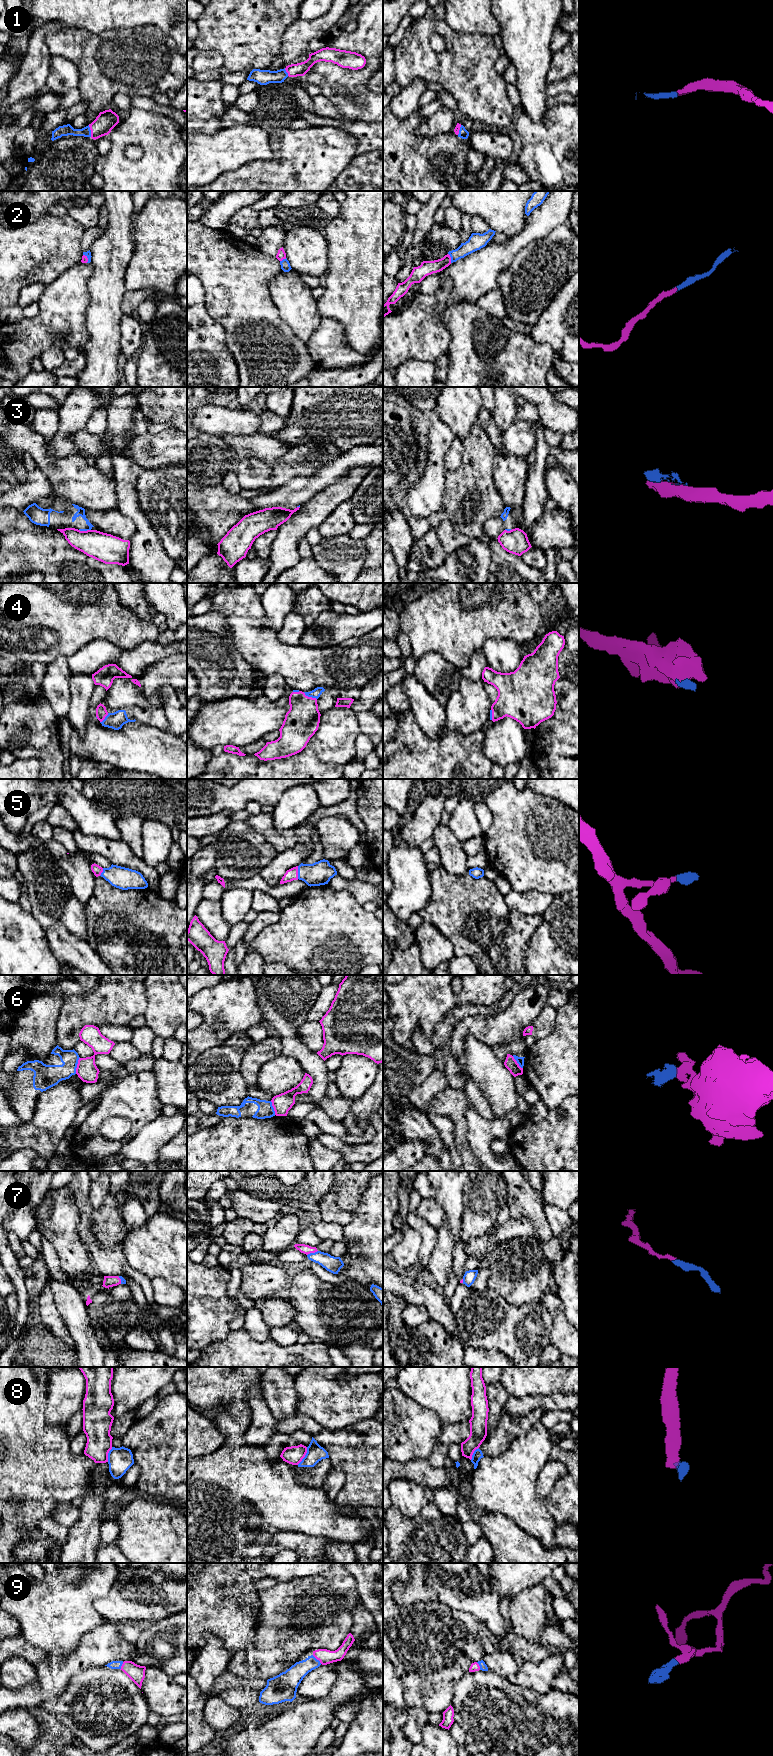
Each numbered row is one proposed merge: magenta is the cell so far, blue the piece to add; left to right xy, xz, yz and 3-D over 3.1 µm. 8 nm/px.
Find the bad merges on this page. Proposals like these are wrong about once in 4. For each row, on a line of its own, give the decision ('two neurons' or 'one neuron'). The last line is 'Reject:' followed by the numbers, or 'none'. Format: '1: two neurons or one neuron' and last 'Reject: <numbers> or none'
1: one neuron
2: one neuron
3: two neurons
4: one neuron
5: one neuron
6: two neurons
7: one neuron
8: two neurons
9: one neuron
Reject: 3, 6, 8

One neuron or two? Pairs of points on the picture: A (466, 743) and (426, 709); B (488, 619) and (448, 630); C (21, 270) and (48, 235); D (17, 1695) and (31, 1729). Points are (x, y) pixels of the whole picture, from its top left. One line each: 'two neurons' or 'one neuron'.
A: two neurons
B: one neuron
C: one neuron
D: two neurons

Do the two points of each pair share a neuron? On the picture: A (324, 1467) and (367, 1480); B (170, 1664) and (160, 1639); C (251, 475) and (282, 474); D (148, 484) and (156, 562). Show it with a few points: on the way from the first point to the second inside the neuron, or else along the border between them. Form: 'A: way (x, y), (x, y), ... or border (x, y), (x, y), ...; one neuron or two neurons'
A: border (328, 1458), (332, 1465); two neurons
B: way (170, 1658), (170, 1649), (166, 1645); one neuron
C: way (259, 475), (274, 474); one neuron
D: border (139, 506), (158, 535), (163, 547); two neurons

